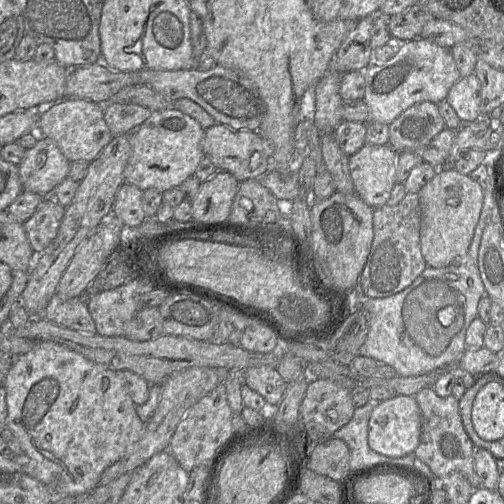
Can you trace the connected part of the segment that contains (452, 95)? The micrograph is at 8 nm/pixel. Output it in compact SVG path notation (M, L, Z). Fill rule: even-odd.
M473 73L460 78L449 90L446 101L463 123L472 123L480 118L481 85Z

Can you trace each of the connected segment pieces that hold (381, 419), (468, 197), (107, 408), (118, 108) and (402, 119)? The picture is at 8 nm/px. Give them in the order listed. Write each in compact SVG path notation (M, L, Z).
M397 395L379 402L368 422L368 444L375 452L400 458L417 448L421 436L421 411L415 396Z
M455 169L437 170L436 175L418 192L421 209L421 253L432 268L447 267L468 252L484 200L483 185Z
M37 341L36 345L28 352L16 356L9 369L3 386L6 389L7 418L6 428L10 429L18 438L23 453L36 462L34 478L46 486L56 496L81 496L92 491L100 480L104 470L124 457L141 438L145 424L136 413L136 405L132 401L121 371L114 371L95 363L68 347L50 341Z
M104 104L104 120L113 137L130 134L151 114L151 110L137 104Z
M423 101L406 109L389 125L388 144L396 152L416 150L445 128L438 105Z

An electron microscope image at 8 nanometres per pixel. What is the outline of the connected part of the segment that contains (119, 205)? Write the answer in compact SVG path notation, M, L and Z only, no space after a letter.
M123 183L116 193L112 215L127 227L140 226L147 220L142 207L142 196L143 191L138 187Z

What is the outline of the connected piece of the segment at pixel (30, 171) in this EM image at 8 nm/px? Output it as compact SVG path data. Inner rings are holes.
M41 137L34 147L25 150L18 165L22 188L49 197L55 187L68 177L70 167L71 162L56 143Z

